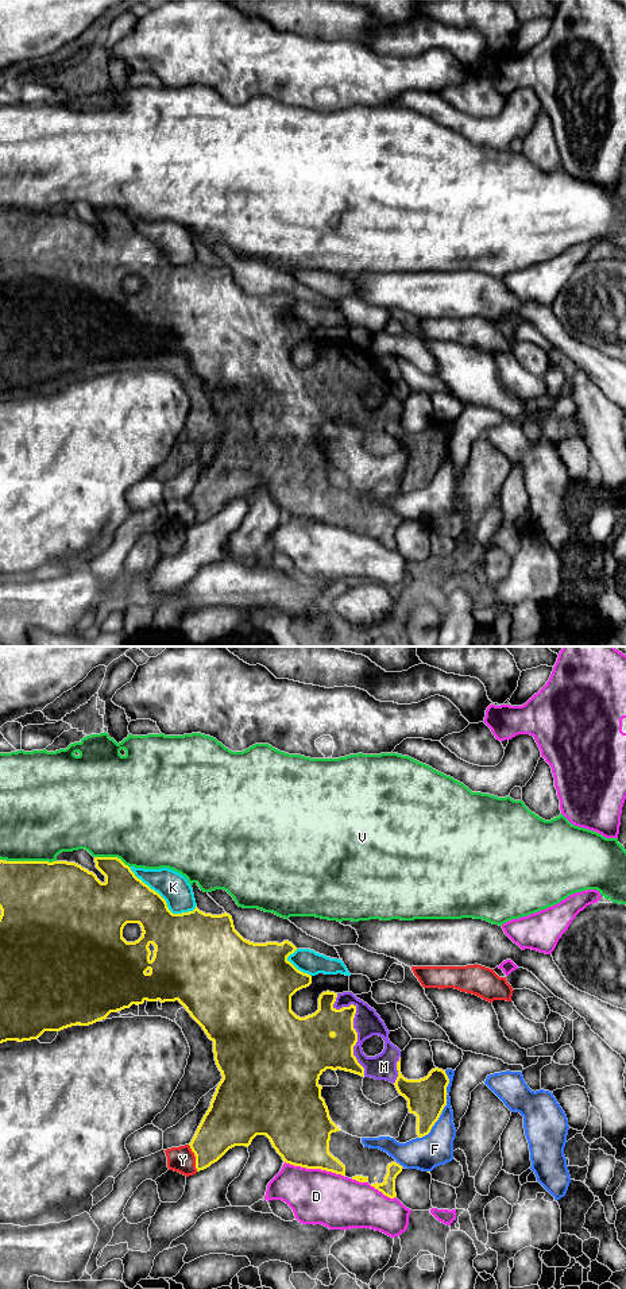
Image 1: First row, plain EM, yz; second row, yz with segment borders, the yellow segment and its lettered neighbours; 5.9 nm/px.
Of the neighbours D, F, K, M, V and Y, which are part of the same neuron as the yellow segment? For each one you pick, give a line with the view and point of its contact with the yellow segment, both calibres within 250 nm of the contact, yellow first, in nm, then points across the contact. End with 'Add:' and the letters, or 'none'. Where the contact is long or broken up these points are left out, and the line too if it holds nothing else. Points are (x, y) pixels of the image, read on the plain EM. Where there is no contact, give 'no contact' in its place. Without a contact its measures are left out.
M: yz (352, 377) | 240/160 nm
Add: M

